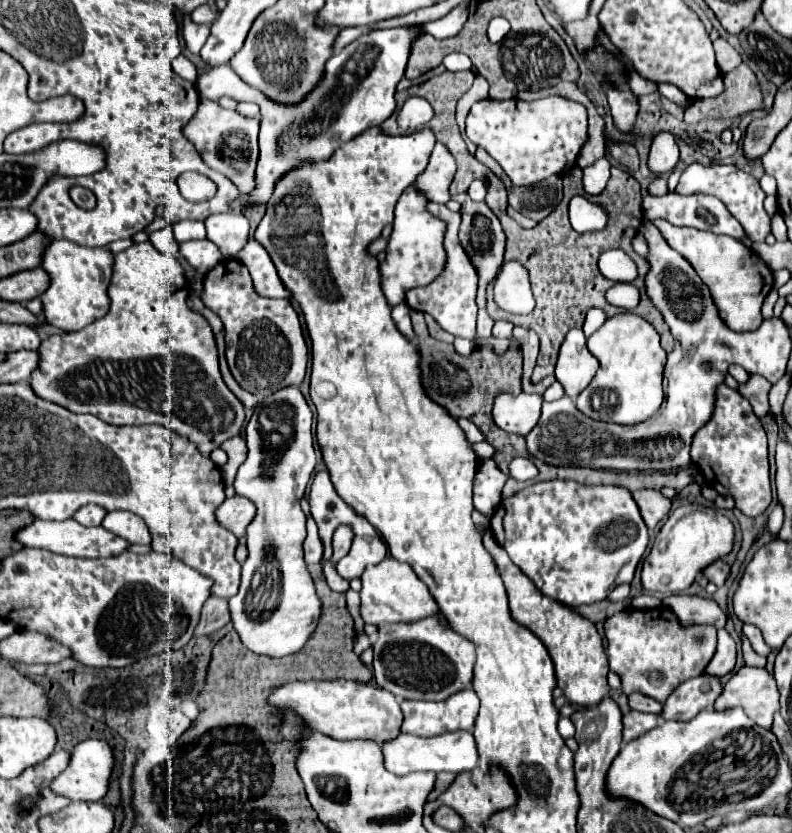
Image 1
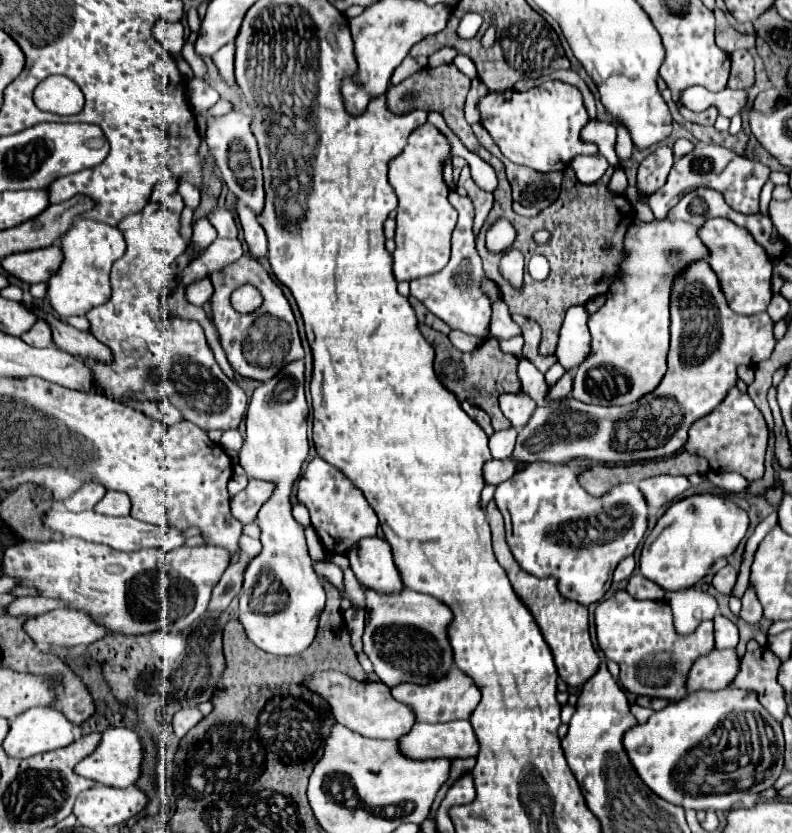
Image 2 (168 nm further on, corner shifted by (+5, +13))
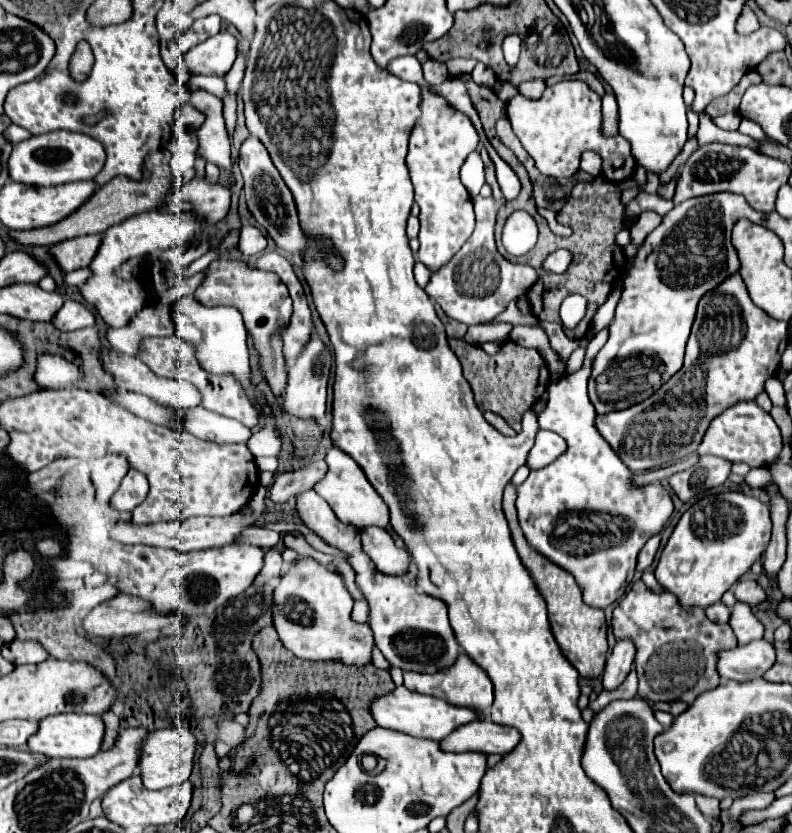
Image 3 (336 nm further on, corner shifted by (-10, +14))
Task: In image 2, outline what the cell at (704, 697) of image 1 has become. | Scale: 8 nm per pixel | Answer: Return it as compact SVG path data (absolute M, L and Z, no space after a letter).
M726 649L726 651L710 651L708 655L700 657L690 673L688 673L688 681L686 681L686 689L690 691L718 691L724 689L732 683L732 679L738 673L738 655L734 649Z

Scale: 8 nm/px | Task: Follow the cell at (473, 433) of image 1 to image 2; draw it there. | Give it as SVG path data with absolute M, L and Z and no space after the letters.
M462 403L462 409L468 413L468 417L472 417L472 419L484 429L486 435L492 435L492 433L494 433L494 429L492 429L492 425L490 425L490 417L488 417L480 407L474 407L474 405L470 405L470 403Z

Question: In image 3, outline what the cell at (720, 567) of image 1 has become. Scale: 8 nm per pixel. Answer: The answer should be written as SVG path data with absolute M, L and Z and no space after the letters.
M743 578L743 580L739 580L739 582L735 584L735 598L737 598L739 602L749 604L751 608L757 608L761 602L767 600L767 594L765 594L765 590L763 590L755 580Z

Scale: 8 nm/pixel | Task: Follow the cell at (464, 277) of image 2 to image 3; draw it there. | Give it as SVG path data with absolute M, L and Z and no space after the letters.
M473 198L477 226L463 248L439 270L435 270L425 286L425 292L443 308L449 318L465 322L469 326L483 324L501 314L507 304L525 294L537 282L537 270L529 264L511 264L495 246L495 218L497 202L493 198Z

